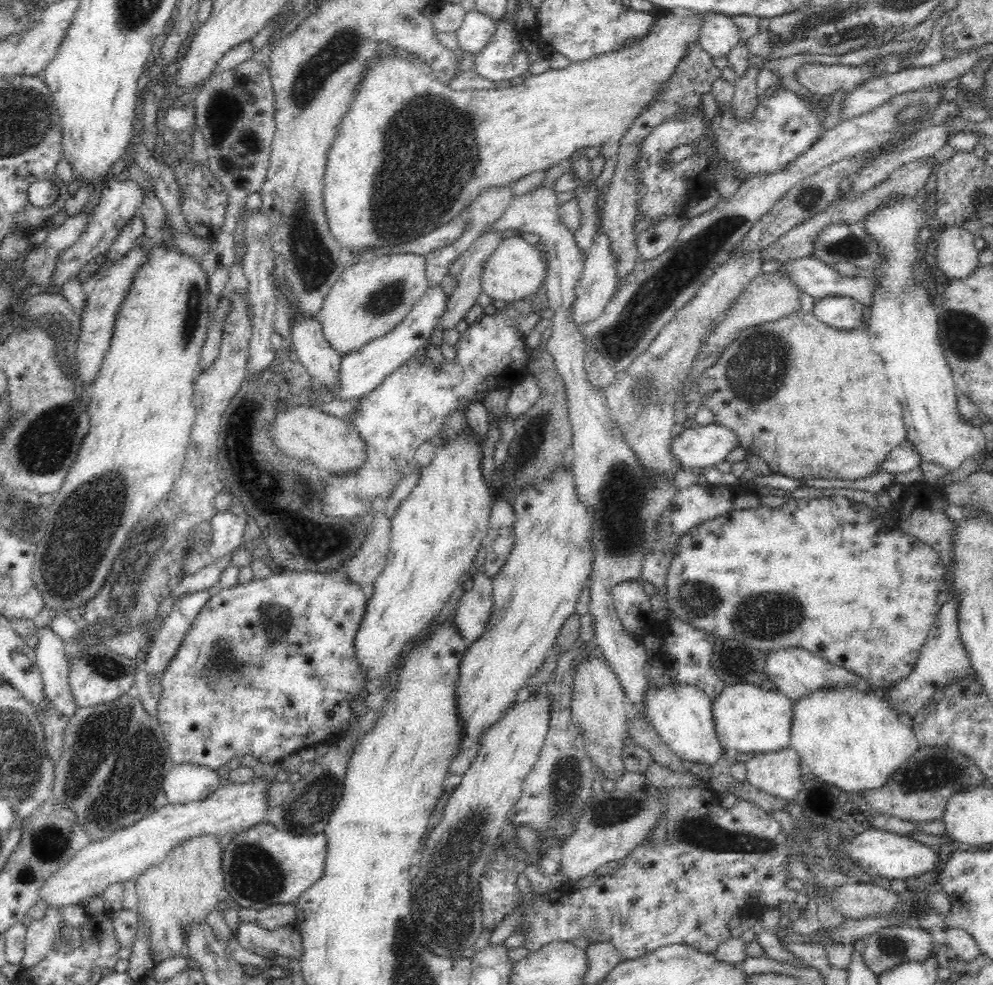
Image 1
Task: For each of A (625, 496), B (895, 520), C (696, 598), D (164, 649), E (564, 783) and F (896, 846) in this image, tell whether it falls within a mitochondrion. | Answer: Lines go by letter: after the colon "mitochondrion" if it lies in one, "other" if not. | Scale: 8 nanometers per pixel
A: mitochondrion
B: other
C: mitochondrion
D: other
E: mitochondrion
F: other

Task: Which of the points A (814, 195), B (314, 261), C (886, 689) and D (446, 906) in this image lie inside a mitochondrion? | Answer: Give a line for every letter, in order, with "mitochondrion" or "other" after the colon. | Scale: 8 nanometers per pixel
A: other
B: mitochondrion
C: other
D: mitochondrion

